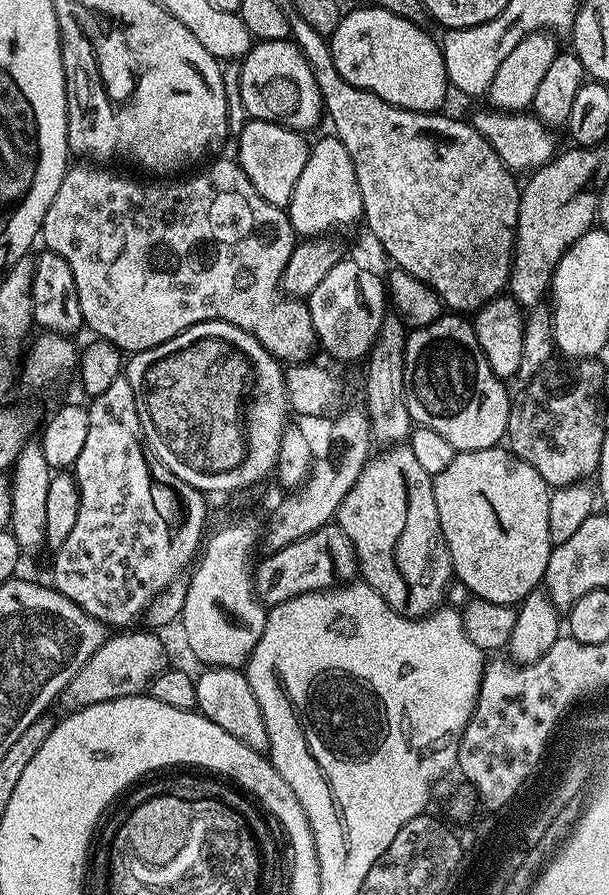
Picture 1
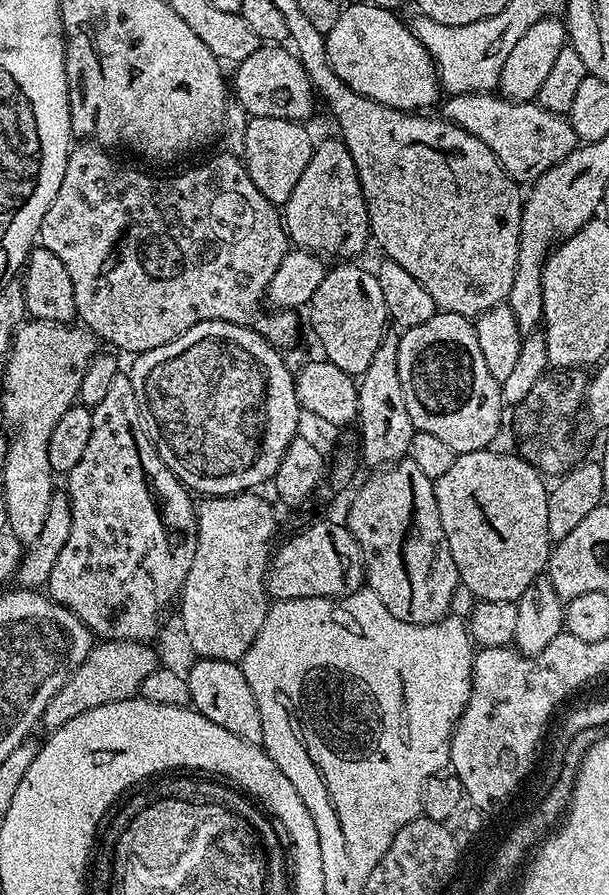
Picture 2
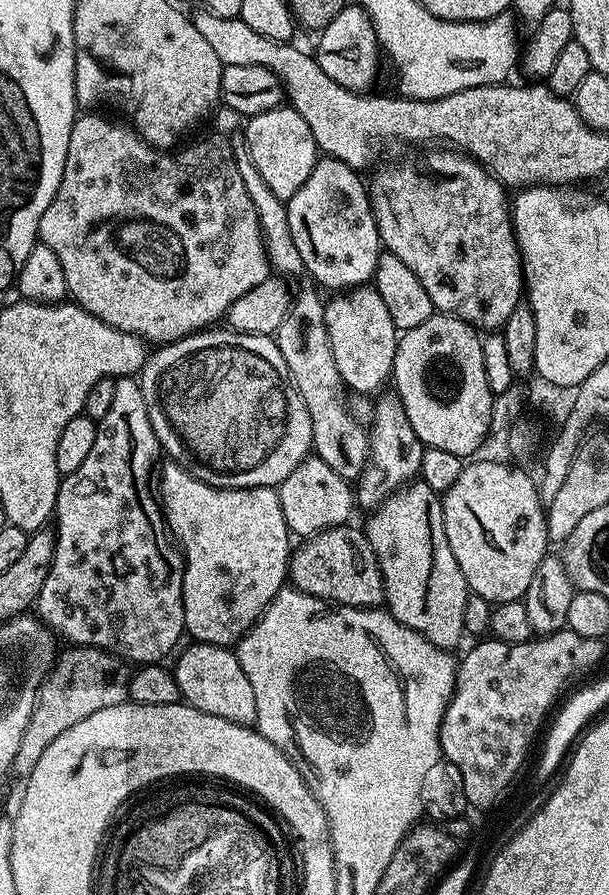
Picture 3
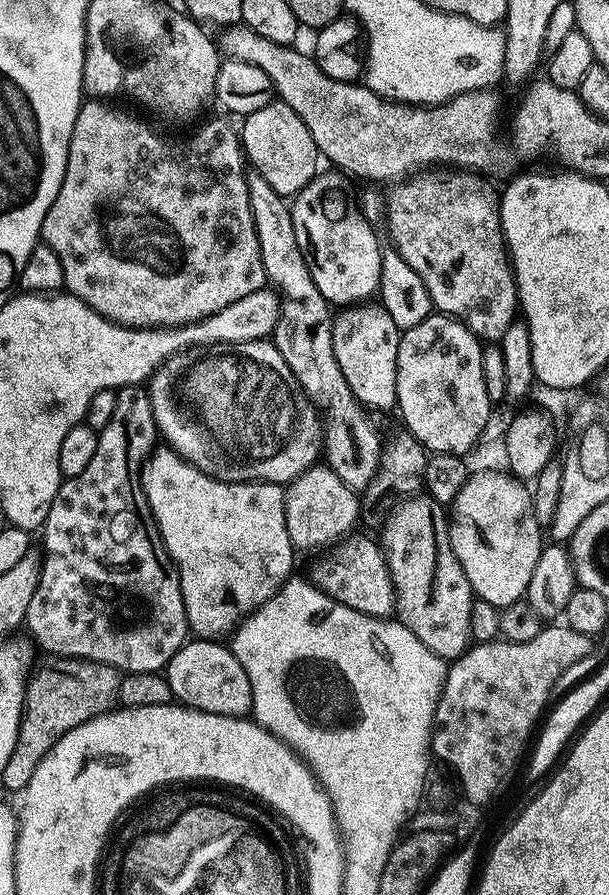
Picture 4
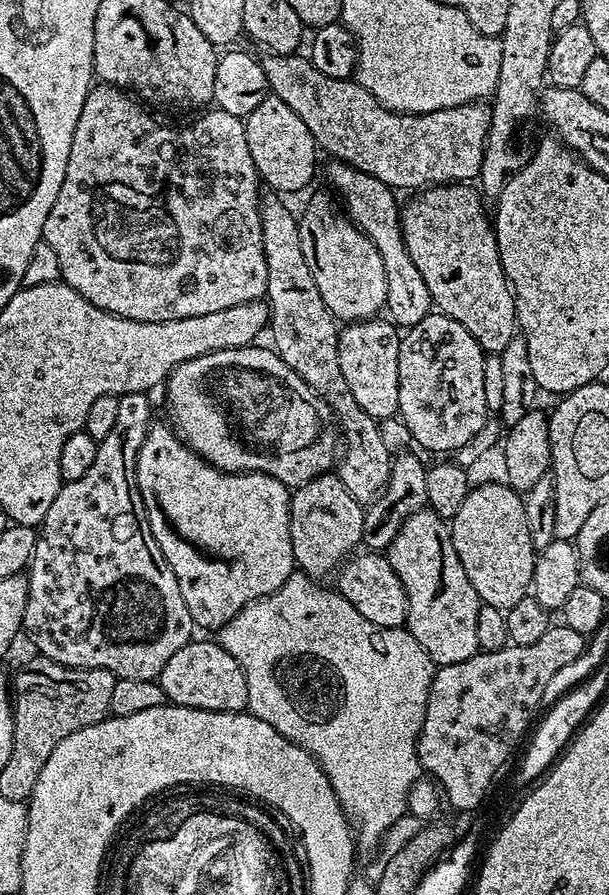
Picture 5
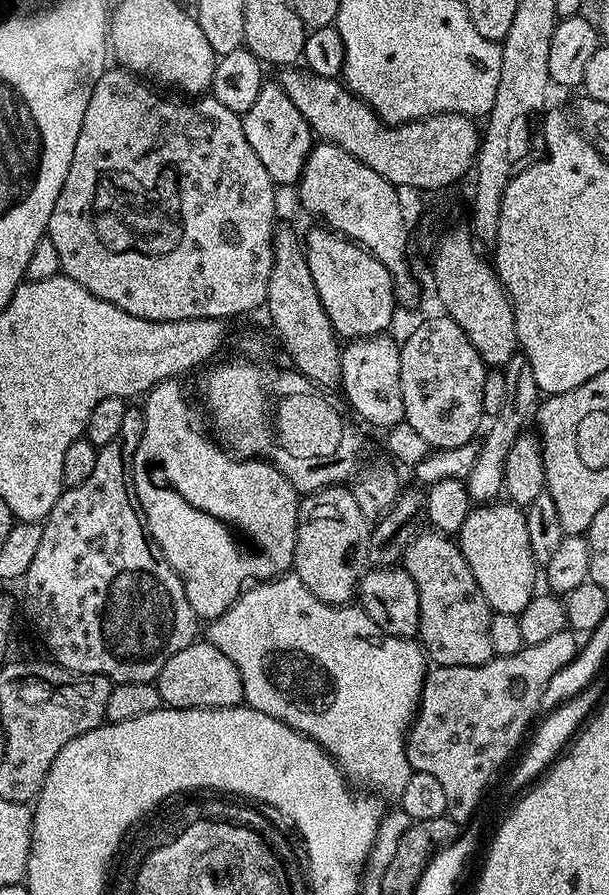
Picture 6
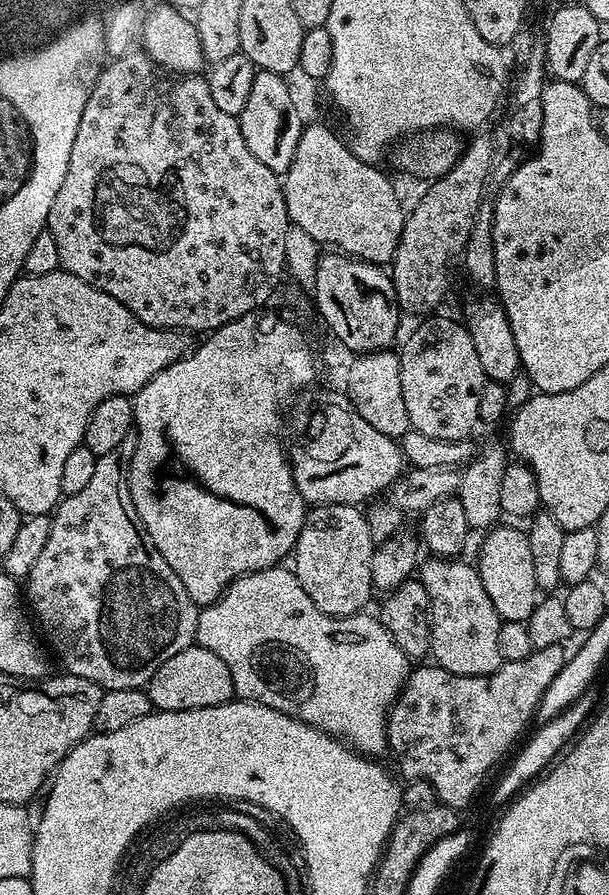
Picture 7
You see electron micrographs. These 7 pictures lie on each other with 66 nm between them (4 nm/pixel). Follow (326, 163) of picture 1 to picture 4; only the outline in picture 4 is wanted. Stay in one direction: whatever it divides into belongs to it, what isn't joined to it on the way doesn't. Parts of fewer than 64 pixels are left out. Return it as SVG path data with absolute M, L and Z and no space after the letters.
M339 170L321 171L291 201L294 234L298 238L298 246L306 258L306 266L310 270L310 278L314 278L314 286L332 306L350 306L355 302L365 301L368 296L380 287L380 253L382 245L372 229L370 221L364 217L356 196L352 193L353 181Z

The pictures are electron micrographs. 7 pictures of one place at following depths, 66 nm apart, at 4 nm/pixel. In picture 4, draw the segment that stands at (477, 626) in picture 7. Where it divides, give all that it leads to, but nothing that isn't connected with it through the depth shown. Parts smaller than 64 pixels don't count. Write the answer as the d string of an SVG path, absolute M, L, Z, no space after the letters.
M412 494L401 500L404 501L387 513L382 525L384 533L378 536L378 543L384 550L384 561L388 563L390 570L392 590L396 593L394 612L400 623L406 625L429 650L451 662L469 647L474 593L450 546L449 517L446 515L445 505L439 504L434 497L427 494Z

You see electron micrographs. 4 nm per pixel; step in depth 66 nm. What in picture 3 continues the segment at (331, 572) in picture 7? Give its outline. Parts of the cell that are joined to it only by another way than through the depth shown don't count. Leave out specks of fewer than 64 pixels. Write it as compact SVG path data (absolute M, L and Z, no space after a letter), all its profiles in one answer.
M315 454L306 456L286 479L277 487L279 502L282 504L283 517L286 518L289 531L300 538L316 535L324 528L337 527L347 523L355 505L353 487L349 481L334 474L330 466Z

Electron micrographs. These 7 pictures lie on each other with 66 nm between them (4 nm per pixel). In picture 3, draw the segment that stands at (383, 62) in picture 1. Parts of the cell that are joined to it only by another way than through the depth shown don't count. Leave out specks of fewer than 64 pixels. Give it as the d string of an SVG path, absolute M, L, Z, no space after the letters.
M345 6L342 14L330 22L324 31L319 33L320 45L314 49L316 60L320 69L338 86L349 88L351 92L363 93L376 80L376 67L380 64L381 41L378 39L378 31L373 23L373 18L364 11L363 7Z

